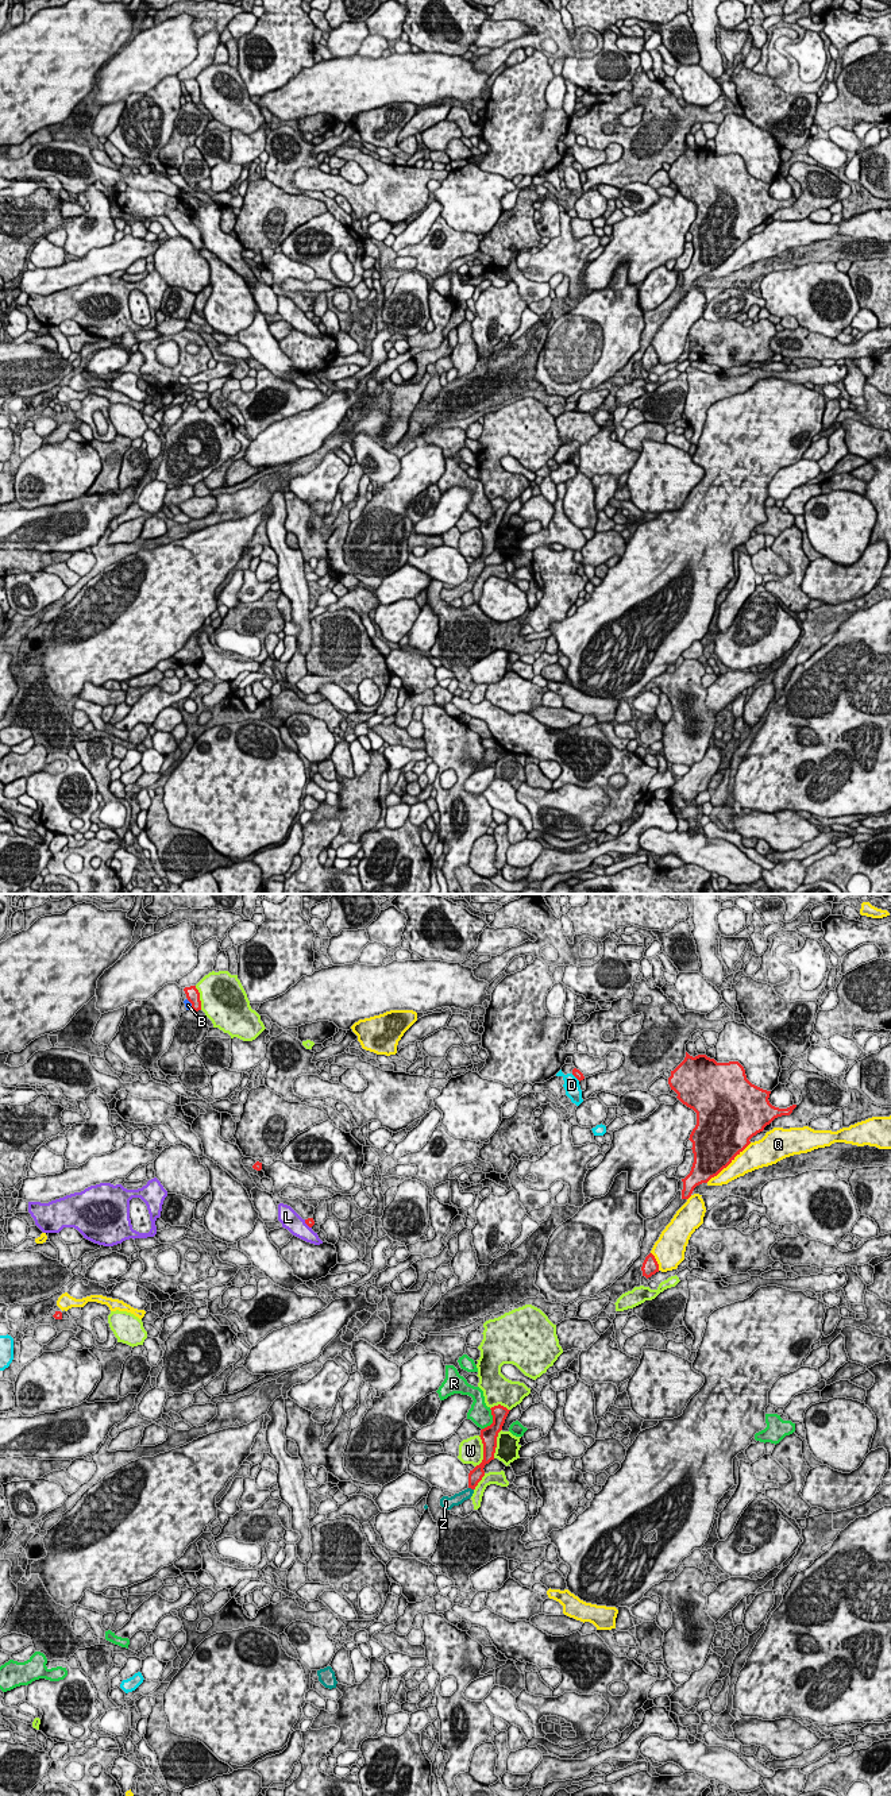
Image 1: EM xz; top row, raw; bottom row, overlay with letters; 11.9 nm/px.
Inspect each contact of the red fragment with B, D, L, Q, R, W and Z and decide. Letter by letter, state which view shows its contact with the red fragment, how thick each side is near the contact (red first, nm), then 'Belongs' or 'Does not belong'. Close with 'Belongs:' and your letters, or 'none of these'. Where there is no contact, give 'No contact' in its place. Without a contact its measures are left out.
B: Touches red in xz. Thickness 160 nm (red) against 90 nm. Does not belong
D: Touches red in xz. Thickness 90 nm (red) against 190 nm. Does not belong
L: Touches red in xz. Thickness 90 nm (red) against 220 nm. Does not belong
Q: Touches red in xz. Thickness 500 nm (red) against 280 nm. Does not belong
R: Touches red in xz. Thickness 200 nm (red) against 240 nm. Does not belong
W: Touches red in xz. Thickness 200 nm (red) against 280 nm. Does not belong
Z: Touches red in xz. Thickness 160 nm (red) against 140 nm. Belongs
Belongs: Z

